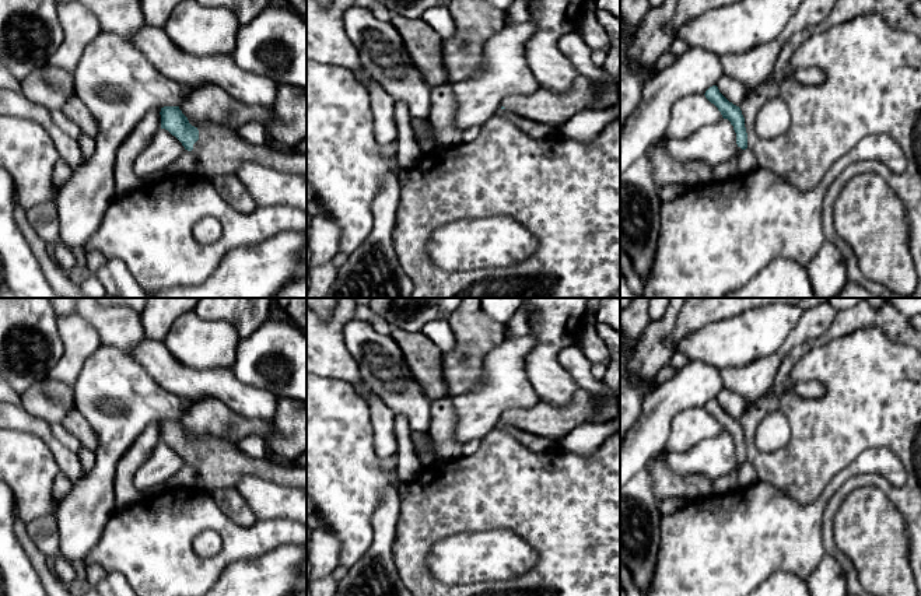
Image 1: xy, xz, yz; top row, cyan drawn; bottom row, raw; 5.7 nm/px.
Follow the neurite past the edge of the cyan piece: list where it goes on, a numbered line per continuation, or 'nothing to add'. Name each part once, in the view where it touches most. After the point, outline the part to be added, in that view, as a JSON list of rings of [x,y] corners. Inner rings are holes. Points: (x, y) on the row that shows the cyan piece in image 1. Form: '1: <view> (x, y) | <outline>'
1: xy (220, 150) | [[[204,122],[196,127],[199,140],[192,151],[197,159],[196,173],[202,176],[237,175],[244,162],[259,162],[279,172],[307,176],[307,154],[283,152],[269,144],[255,146],[225,125]]]

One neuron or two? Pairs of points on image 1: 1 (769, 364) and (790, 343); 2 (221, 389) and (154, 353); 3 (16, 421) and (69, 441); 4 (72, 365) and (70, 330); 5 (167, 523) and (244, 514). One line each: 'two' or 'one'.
1: one
2: one
3: two
4: one
5: two

